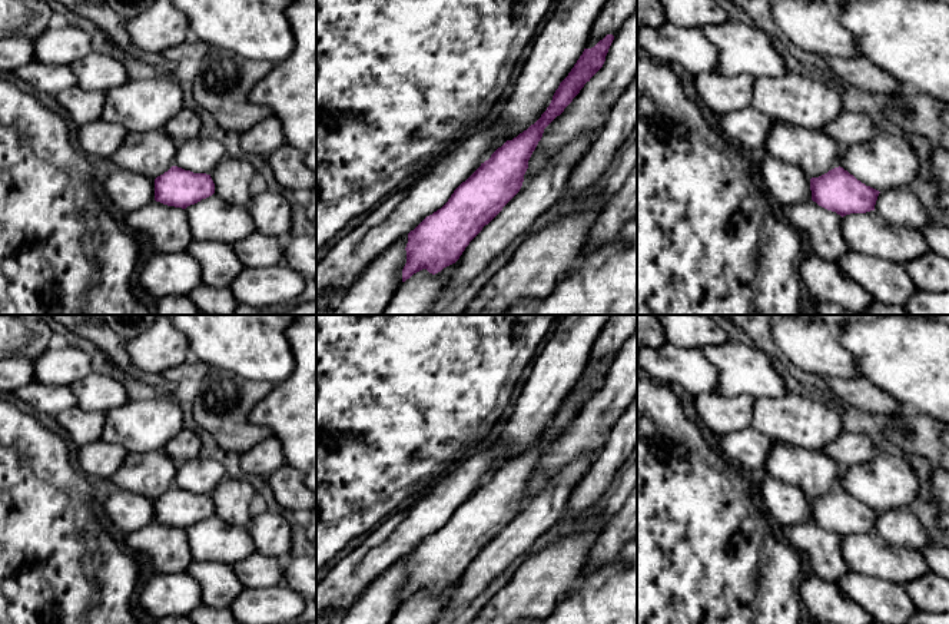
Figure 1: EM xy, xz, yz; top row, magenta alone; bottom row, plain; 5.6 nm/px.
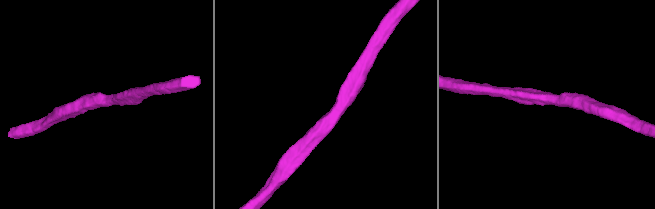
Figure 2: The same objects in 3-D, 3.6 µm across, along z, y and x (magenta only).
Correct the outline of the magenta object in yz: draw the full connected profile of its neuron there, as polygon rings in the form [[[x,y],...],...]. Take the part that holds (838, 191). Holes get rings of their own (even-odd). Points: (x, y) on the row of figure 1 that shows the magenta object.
[[[843,167],[810,179],[812,200],[842,218],[875,210],[879,190],[866,186]]]

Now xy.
[[[177,166],[155,179],[155,200],[186,209],[215,193],[210,175],[193,173]]]

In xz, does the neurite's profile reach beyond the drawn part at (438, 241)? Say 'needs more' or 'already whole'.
already whole

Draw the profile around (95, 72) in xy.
[[[94,52],[70,63],[69,67],[77,79],[77,87],[84,90],[107,93],[130,80],[119,60]]]

